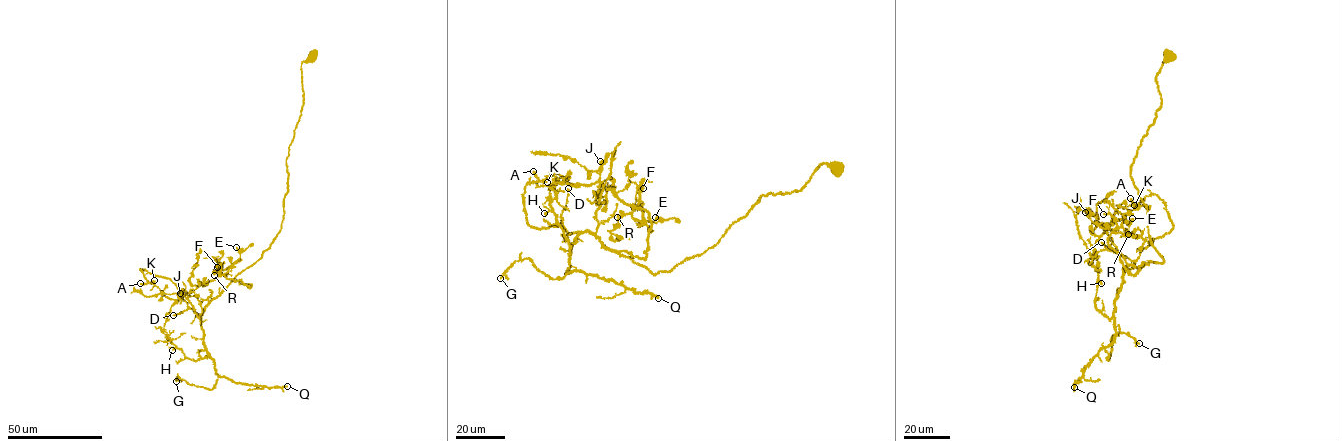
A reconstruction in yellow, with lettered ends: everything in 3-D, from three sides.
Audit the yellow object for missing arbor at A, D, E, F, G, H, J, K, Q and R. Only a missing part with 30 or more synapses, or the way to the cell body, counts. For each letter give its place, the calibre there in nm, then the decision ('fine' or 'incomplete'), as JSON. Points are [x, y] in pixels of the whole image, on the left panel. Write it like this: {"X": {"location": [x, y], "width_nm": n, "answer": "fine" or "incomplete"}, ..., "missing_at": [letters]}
{"A": {"location": [140, 283], "width_nm": 400, "answer": "fine"}, "D": {"location": [173, 315], "width_nm": 240, "answer": "fine"}, "E": {"location": [236, 247], "width_nm": 140, "answer": "fine"}, "F": {"location": [217, 267], "width_nm": 160, "answer": "fine"}, "G": {"location": [176, 381], "width_nm": 170, "answer": "fine"}, "H": {"location": [172, 350], "width_nm": 100, "answer": "fine"}, "J": {"location": [180, 293], "width_nm": 130, "answer": "fine"}, "K": {"location": [154, 280], "width_nm": 90, "answer": "fine"}, "Q": {"location": [287, 386], "width_nm": 320, "answer": "incomplete"}, "R": {"location": [214, 275], "width_nm": 180, "answer": "incomplete"}, "missing_at": ["Q", "R"]}

